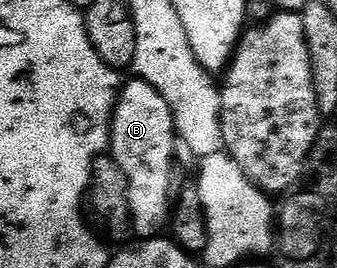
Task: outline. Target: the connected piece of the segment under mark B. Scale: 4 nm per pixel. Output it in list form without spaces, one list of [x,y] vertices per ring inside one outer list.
[[[132,77],[131,83],[124,85],[119,91],[119,99],[115,102],[115,115],[111,117],[110,157],[114,158],[117,168],[125,172],[125,180],[129,184],[129,212],[131,213],[131,229],[136,239],[158,238],[168,229],[173,213],[173,190],[171,194],[171,161],[175,158],[177,135],[175,121],[171,115],[169,104],[165,104],[165,96],[153,88],[145,80]]]

